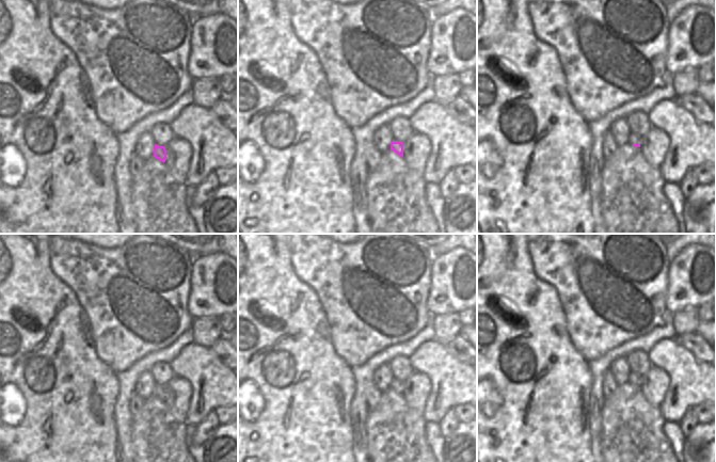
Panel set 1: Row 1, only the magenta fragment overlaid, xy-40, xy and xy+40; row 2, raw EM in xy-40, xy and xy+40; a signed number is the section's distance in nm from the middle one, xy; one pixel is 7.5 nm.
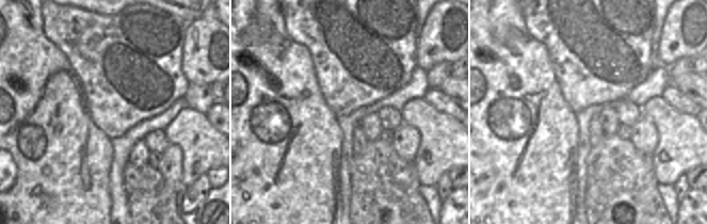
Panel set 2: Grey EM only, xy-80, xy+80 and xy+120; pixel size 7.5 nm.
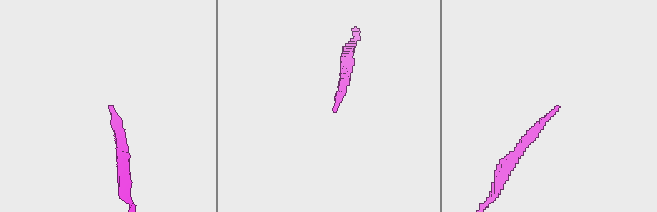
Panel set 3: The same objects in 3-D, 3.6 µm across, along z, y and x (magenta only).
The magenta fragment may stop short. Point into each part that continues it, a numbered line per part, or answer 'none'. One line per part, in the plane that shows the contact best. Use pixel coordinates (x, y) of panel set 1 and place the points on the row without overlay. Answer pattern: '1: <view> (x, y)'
1: xy+40 (633, 378)

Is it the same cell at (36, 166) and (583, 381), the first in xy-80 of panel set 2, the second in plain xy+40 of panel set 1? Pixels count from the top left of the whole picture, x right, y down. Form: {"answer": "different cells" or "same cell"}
{"answer": "same cell"}

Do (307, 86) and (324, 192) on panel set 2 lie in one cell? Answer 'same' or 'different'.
same

